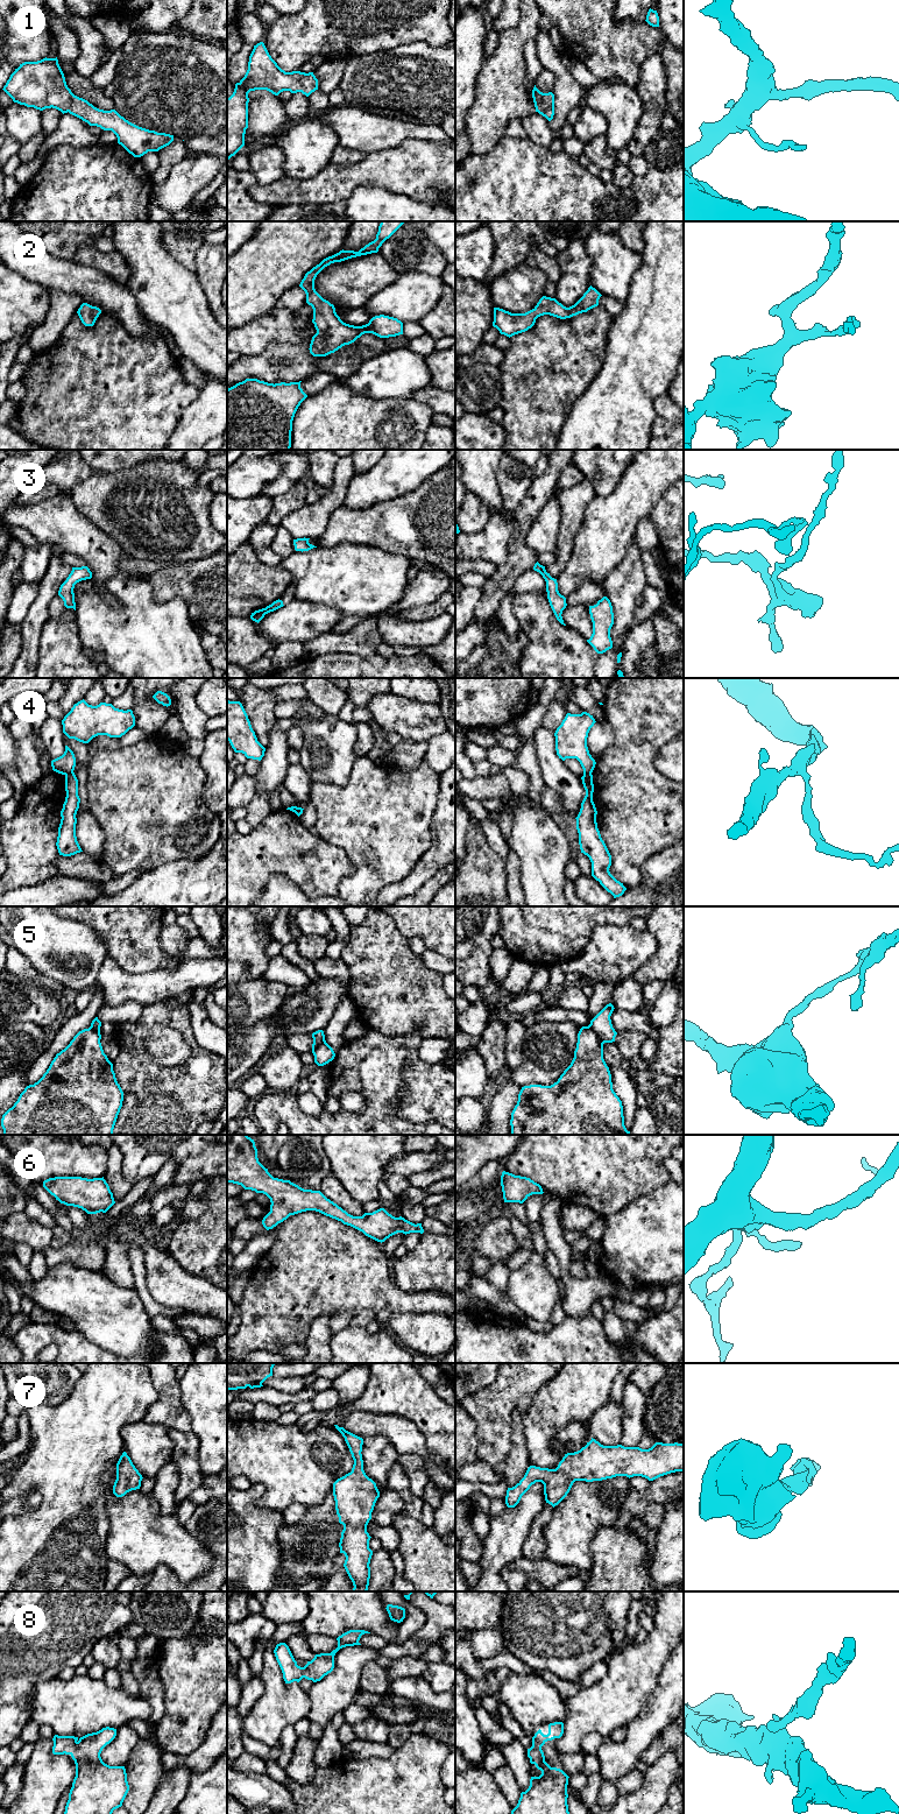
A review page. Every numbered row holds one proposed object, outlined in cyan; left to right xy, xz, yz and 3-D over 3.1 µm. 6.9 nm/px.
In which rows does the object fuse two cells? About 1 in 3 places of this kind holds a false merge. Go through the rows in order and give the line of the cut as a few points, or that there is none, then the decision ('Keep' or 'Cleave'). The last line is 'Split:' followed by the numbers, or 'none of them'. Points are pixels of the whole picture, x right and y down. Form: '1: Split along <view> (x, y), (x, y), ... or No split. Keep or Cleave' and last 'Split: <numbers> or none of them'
1: No split. Keep
2: No split. Keep
3: No split. Keep
4: Split along xy (72, 771), (65, 775). Cleave
5: Split along yz (588, 1025), (603, 1043). Cleave
6: No split. Keep
7: No split. Keep
8: No split. Keep
Split: 4, 5

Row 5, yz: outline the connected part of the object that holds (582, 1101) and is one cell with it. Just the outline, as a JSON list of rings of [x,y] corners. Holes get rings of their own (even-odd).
[[[589,1025],[580,1029],[574,1058],[557,1082],[522,1087],[510,1125],[511,1135],[630,1135],[603,1059],[603,1043]]]

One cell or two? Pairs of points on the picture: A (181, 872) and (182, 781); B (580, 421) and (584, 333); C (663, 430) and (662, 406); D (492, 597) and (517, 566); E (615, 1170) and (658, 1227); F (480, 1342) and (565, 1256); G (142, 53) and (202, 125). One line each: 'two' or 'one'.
A: two
B: two
C: one
D: one
E: two
F: two
G: one

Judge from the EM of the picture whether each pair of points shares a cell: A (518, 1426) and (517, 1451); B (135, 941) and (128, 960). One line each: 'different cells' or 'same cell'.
A: same cell
B: same cell

